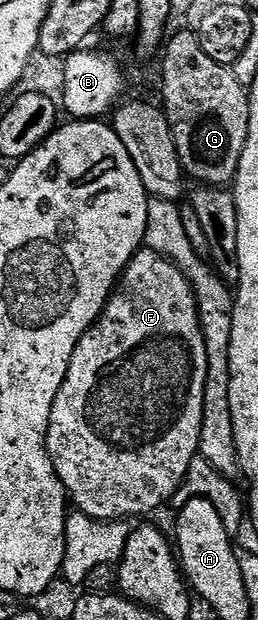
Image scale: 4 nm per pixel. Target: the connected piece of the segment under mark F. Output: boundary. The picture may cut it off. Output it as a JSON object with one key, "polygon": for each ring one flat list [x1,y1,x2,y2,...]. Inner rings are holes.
{"polygon":[[140,249,123,270,111,298,107,300,103,312,99,314,99,320,81,337,69,361,65,381,53,401,51,424,47,430,47,456,51,458,55,475,63,482,70,502,89,517,104,521,135,521,138,515,147,515,150,511,157,510,162,503,170,504,174,494,183,484,190,462,199,455,206,380,207,342,201,333,201,321,190,281,185,277,185,273,181,273,181,269,177,269,177,265,173,265,165,257,161,257,155,251]]}

